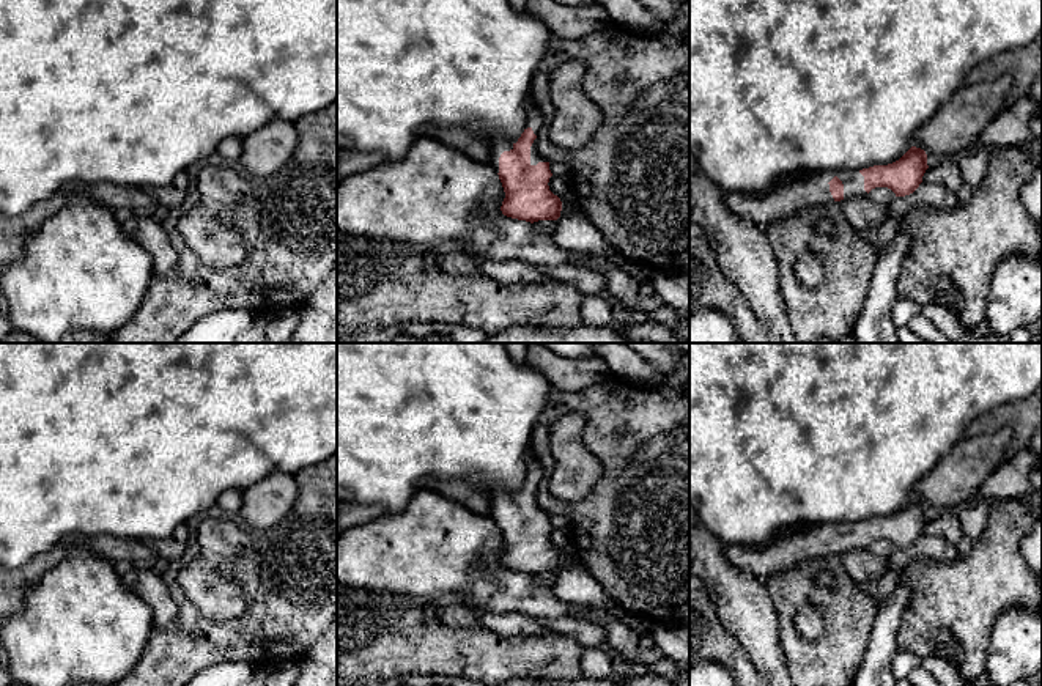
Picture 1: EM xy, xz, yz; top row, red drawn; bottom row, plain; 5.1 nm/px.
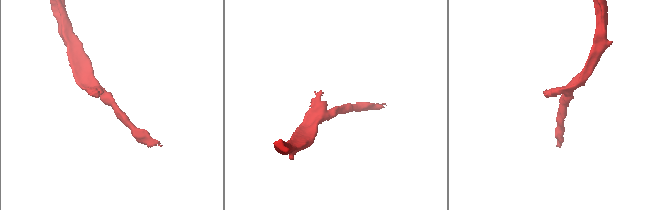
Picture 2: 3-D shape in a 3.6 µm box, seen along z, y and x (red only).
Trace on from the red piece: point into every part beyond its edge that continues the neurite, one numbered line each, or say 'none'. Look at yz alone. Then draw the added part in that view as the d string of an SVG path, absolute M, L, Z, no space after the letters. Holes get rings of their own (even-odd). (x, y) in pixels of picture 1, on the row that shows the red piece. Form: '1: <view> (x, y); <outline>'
1: yz (811, 191); M826 172L807 175L767 197L749 197L741 194L724 194L727 208L757 228L767 230L773 220L787 219L803 209L831 205L830 181L837 176L844 184L844 198L866 195L864 176L856 172Z

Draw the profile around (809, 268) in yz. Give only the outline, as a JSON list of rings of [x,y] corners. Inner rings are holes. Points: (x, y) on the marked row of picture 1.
[[[812,249],[803,252],[795,263],[798,280],[807,288],[817,288],[825,277],[825,261]]]

